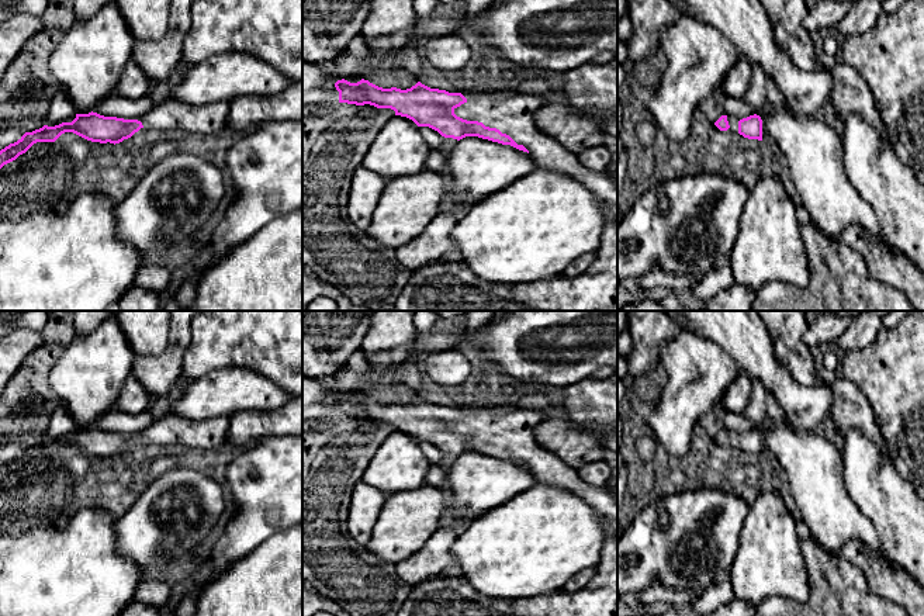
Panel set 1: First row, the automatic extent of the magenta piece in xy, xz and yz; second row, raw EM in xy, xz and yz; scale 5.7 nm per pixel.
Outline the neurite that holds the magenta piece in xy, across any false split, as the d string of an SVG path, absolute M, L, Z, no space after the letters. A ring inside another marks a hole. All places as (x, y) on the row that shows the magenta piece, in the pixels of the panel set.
M176 68L170 76L155 84L146 96L153 108L136 120L104 117L97 113L76 114L72 122L55 127L44 125L25 132L17 142L0 150L0 169L25 153L37 142L55 142L62 134L73 132L87 141L120 143L142 131L186 131L193 134L218 134L225 128L231 101L190 105L170 97L170 90L180 83L183 73Z

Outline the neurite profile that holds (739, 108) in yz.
M727 97L721 107L724 114L738 120L747 118L754 114L761 117L761 113L757 113L743 97L740 98Z

